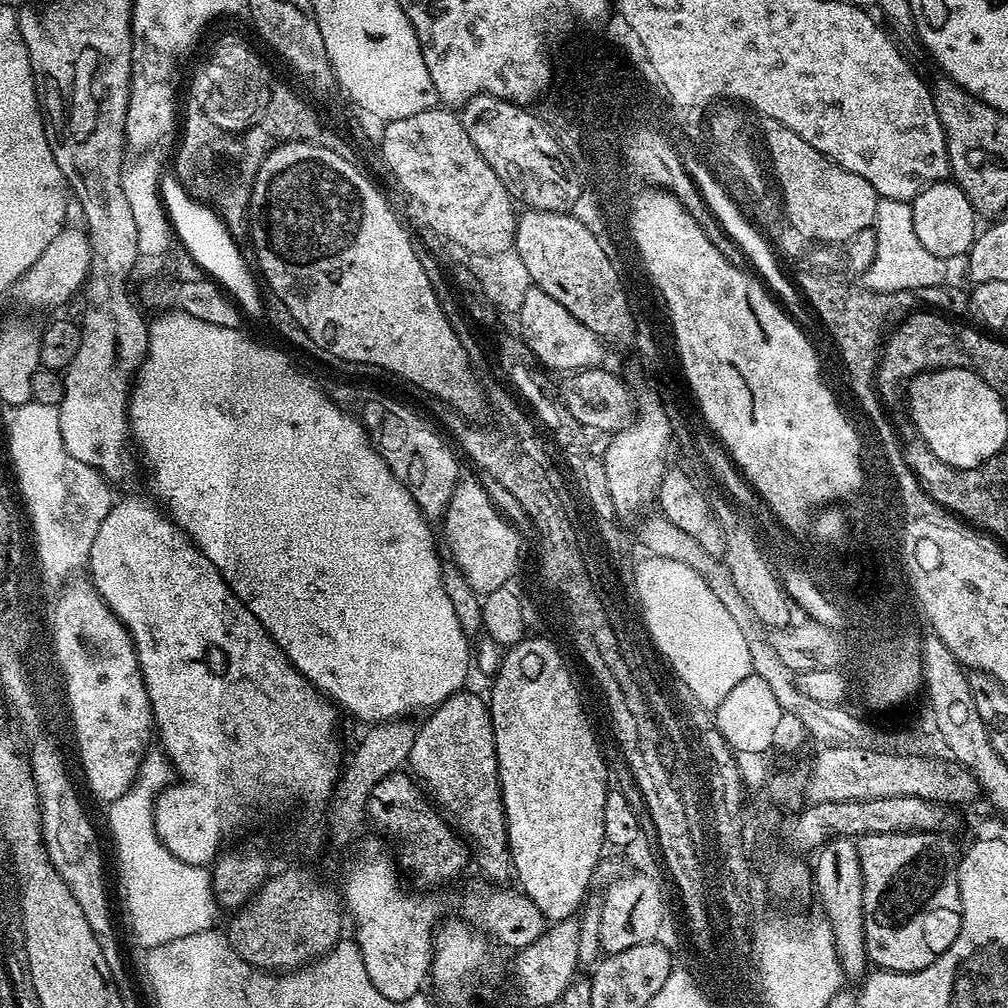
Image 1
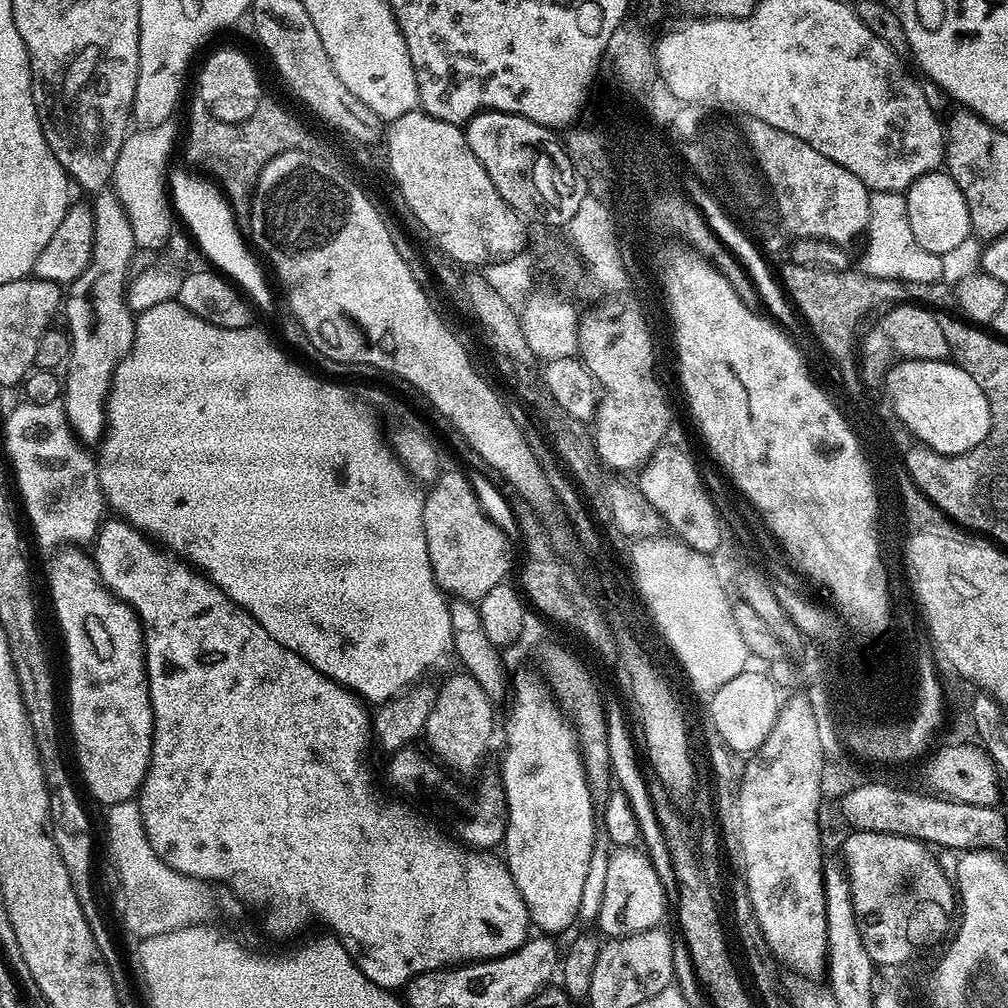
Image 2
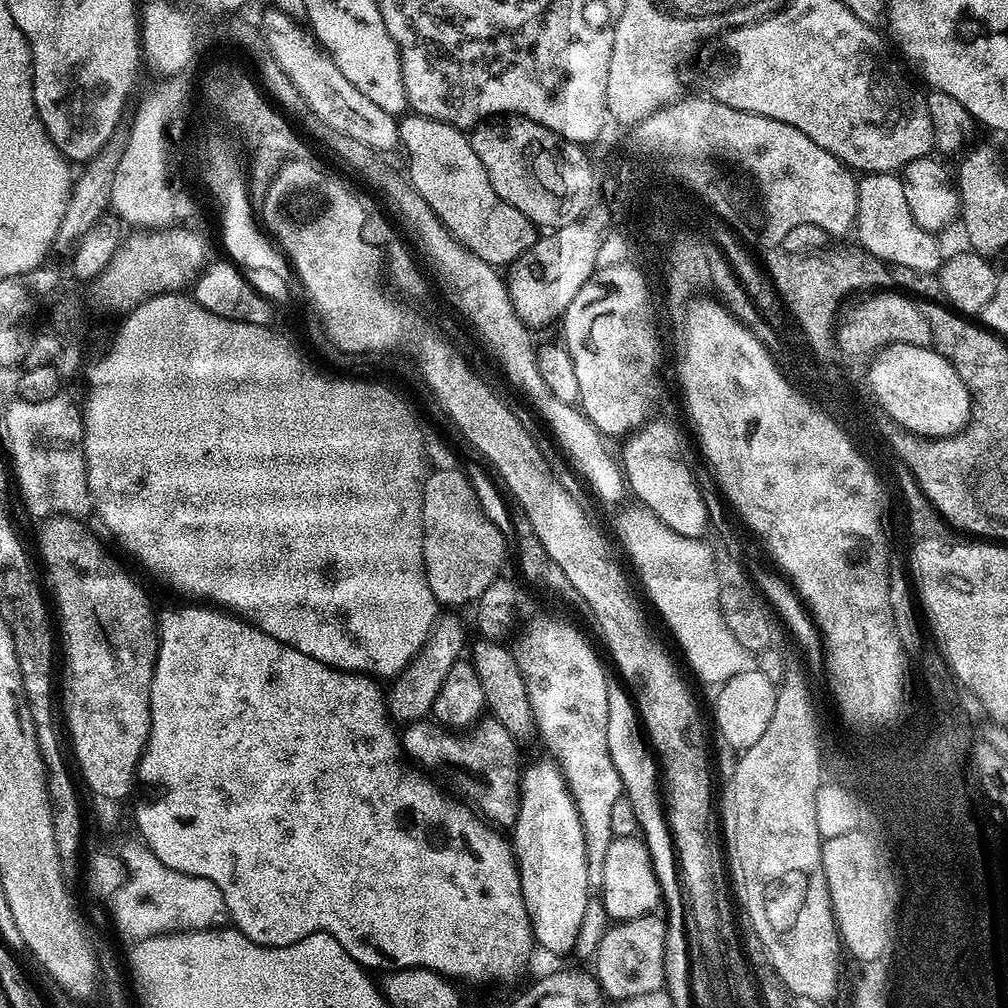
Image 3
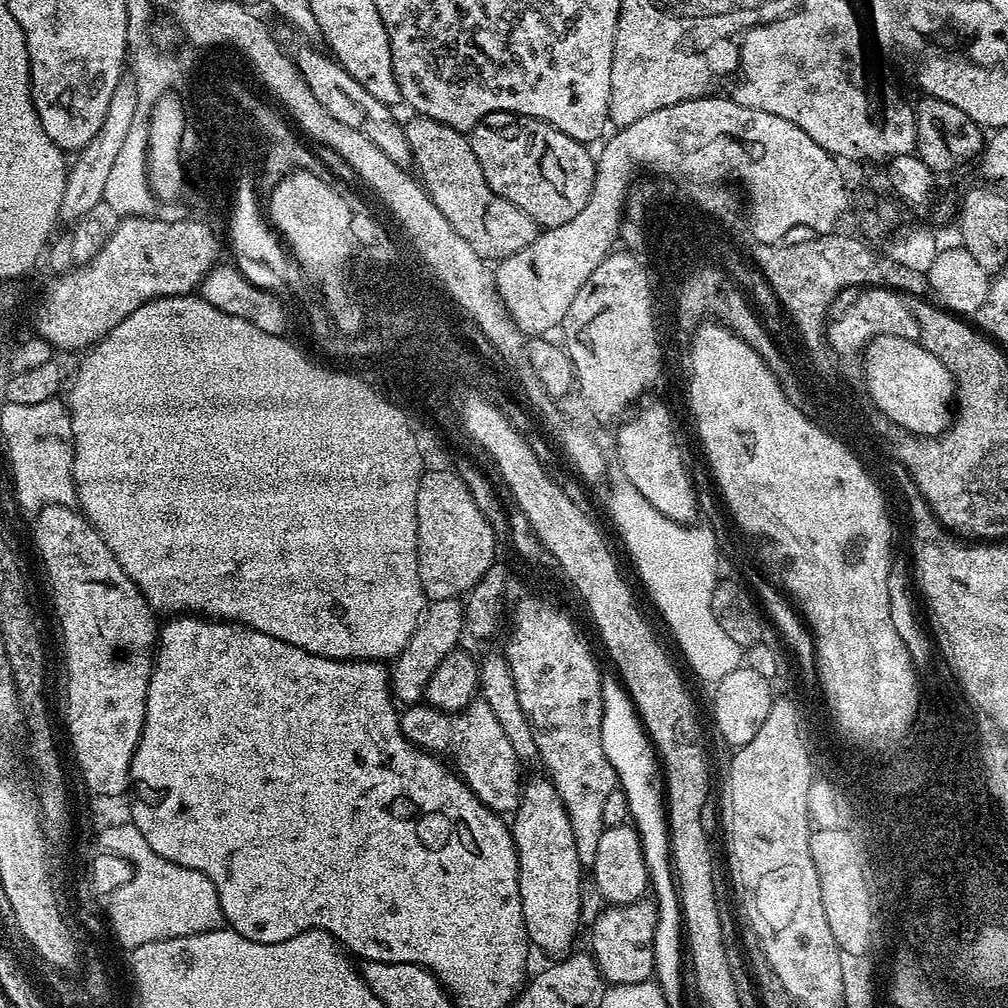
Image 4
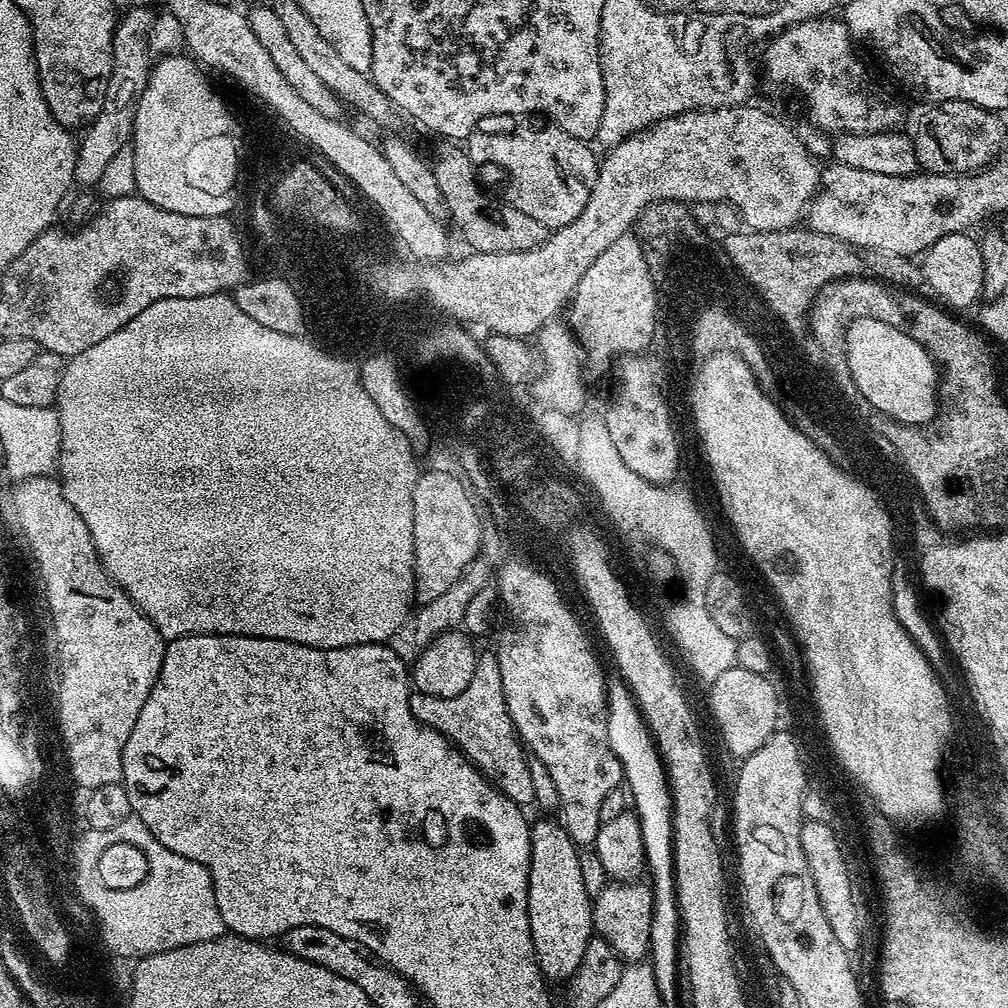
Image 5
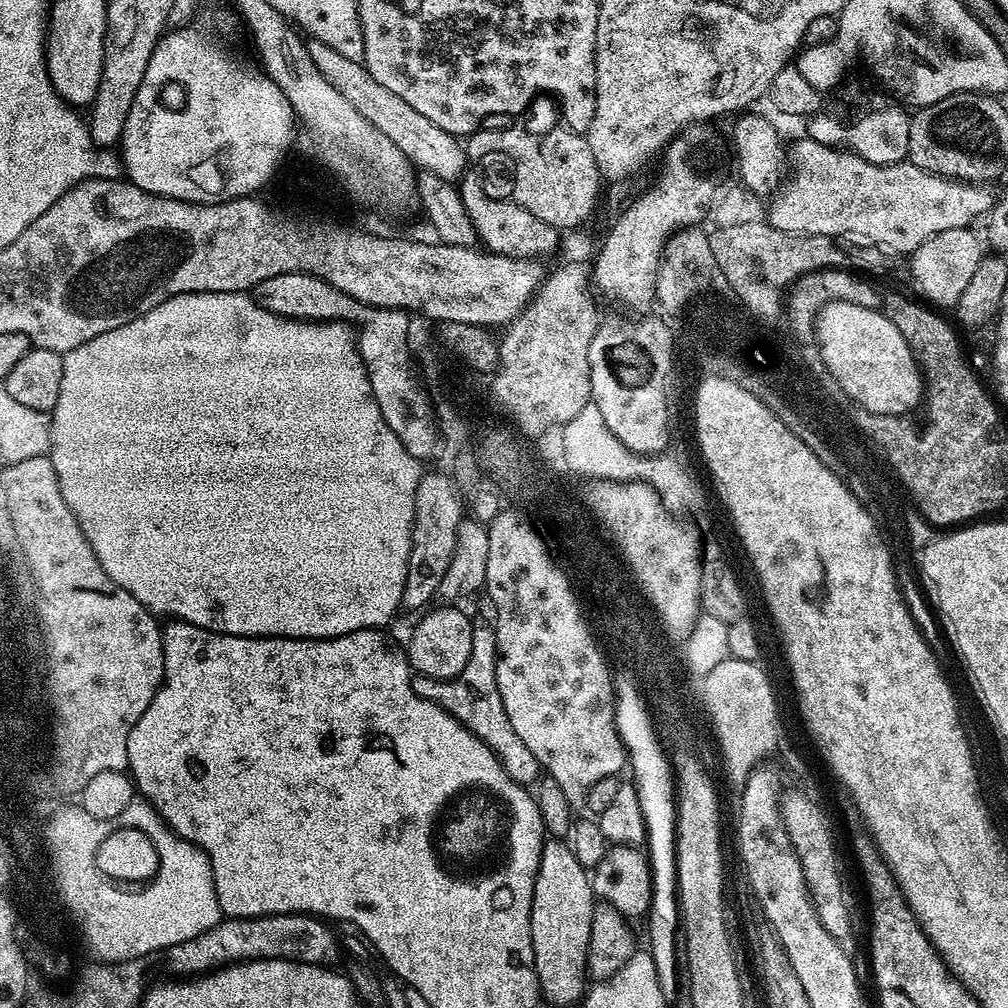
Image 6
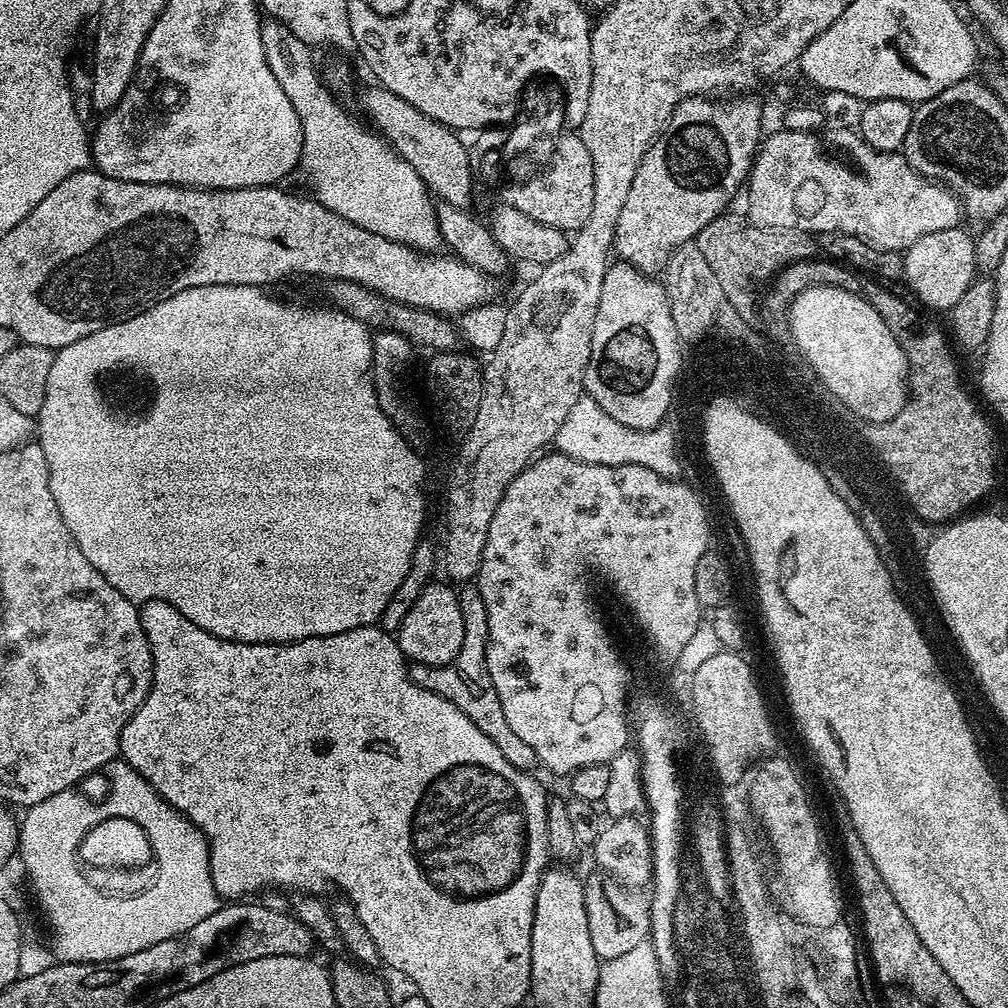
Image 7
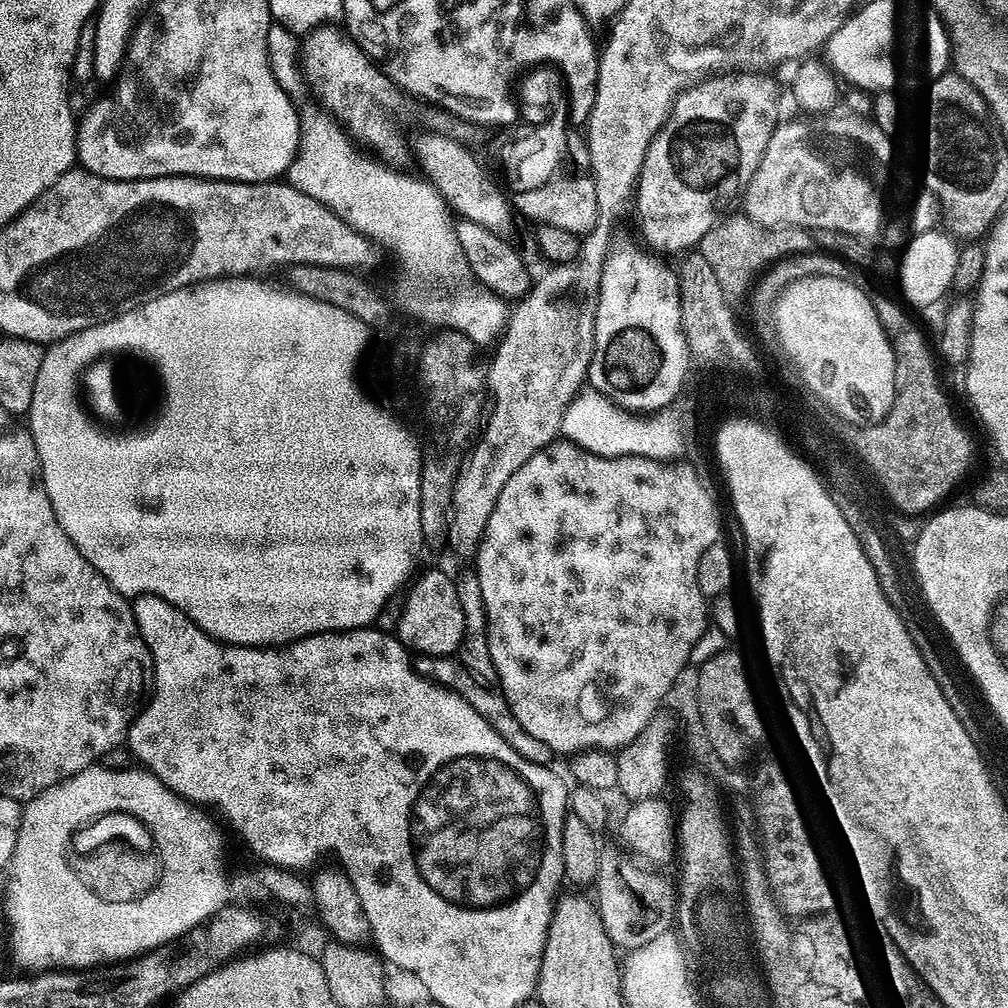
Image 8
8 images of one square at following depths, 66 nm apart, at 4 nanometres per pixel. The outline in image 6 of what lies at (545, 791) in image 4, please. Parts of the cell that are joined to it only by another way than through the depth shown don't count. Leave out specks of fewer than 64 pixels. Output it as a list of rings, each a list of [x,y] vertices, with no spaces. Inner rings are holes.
[[[560,838],[544,841],[540,869],[532,895],[532,945],[534,966],[538,974],[540,990],[545,1001],[552,1004],[581,1003],[586,992],[588,970],[588,943],[594,893],[589,873],[579,864],[573,845]],[[558,875],[564,877],[560,878]],[[576,908],[576,924],[572,924],[570,912]]]

